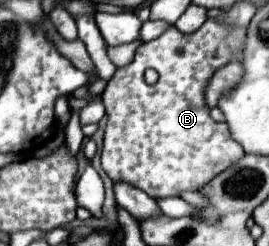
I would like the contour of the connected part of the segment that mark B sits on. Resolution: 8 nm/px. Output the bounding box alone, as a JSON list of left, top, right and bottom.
[102,20,246,220]

